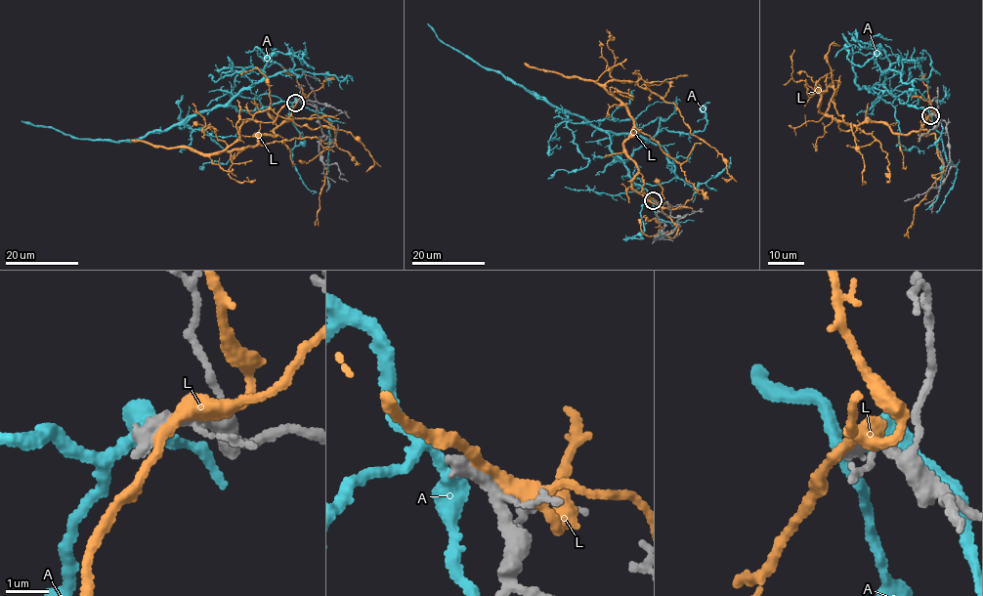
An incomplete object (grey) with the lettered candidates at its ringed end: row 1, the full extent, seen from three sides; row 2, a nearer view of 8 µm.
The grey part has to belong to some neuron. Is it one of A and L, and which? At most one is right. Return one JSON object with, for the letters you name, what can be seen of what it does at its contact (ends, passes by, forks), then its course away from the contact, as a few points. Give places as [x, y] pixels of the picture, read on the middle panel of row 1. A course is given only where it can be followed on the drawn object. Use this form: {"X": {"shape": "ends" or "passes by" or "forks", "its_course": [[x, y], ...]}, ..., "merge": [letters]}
{"merge": []}

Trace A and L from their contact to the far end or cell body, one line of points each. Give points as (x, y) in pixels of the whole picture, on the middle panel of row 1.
A: (653, 201), (613, 152), (610, 138), (604, 132), (535, 98), (494, 70), (486, 69), (442, 42), (428, 23)
L: (656, 202), (633, 189), (633, 117), (609, 81), (675, 105), (722, 178)

